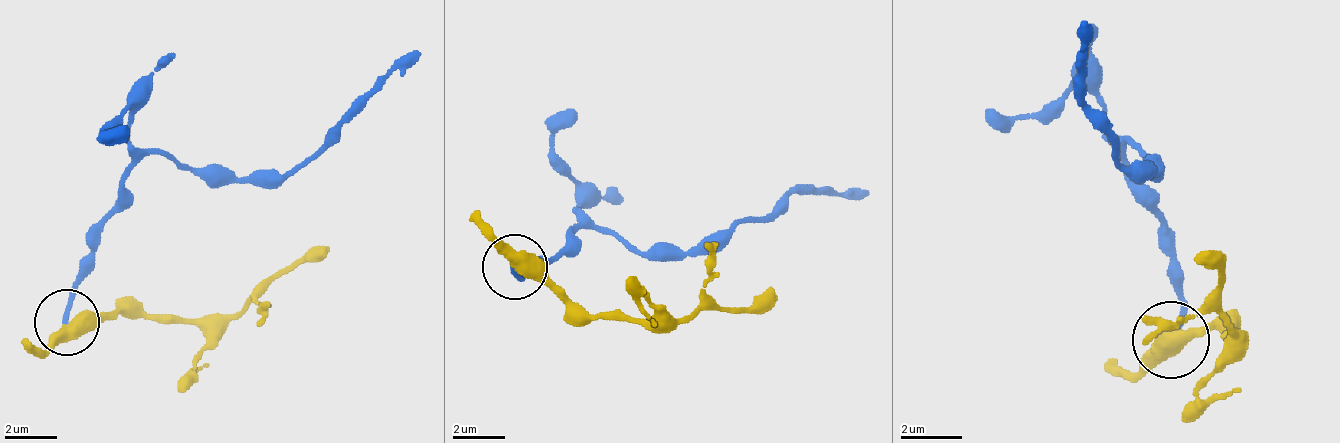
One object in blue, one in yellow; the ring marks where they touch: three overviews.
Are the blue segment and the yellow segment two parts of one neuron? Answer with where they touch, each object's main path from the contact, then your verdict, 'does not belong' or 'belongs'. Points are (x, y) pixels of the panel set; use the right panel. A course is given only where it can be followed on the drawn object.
at (1170, 340); blue runs (1172, 338), (1172, 230), (1142, 199), (1126, 146), (1157, 161), (1126, 169), (1080, 99), (1080, 22); yellow runs (1172, 338), (1226, 330), (1234, 338), (1218, 269), (1195, 253); belongs

